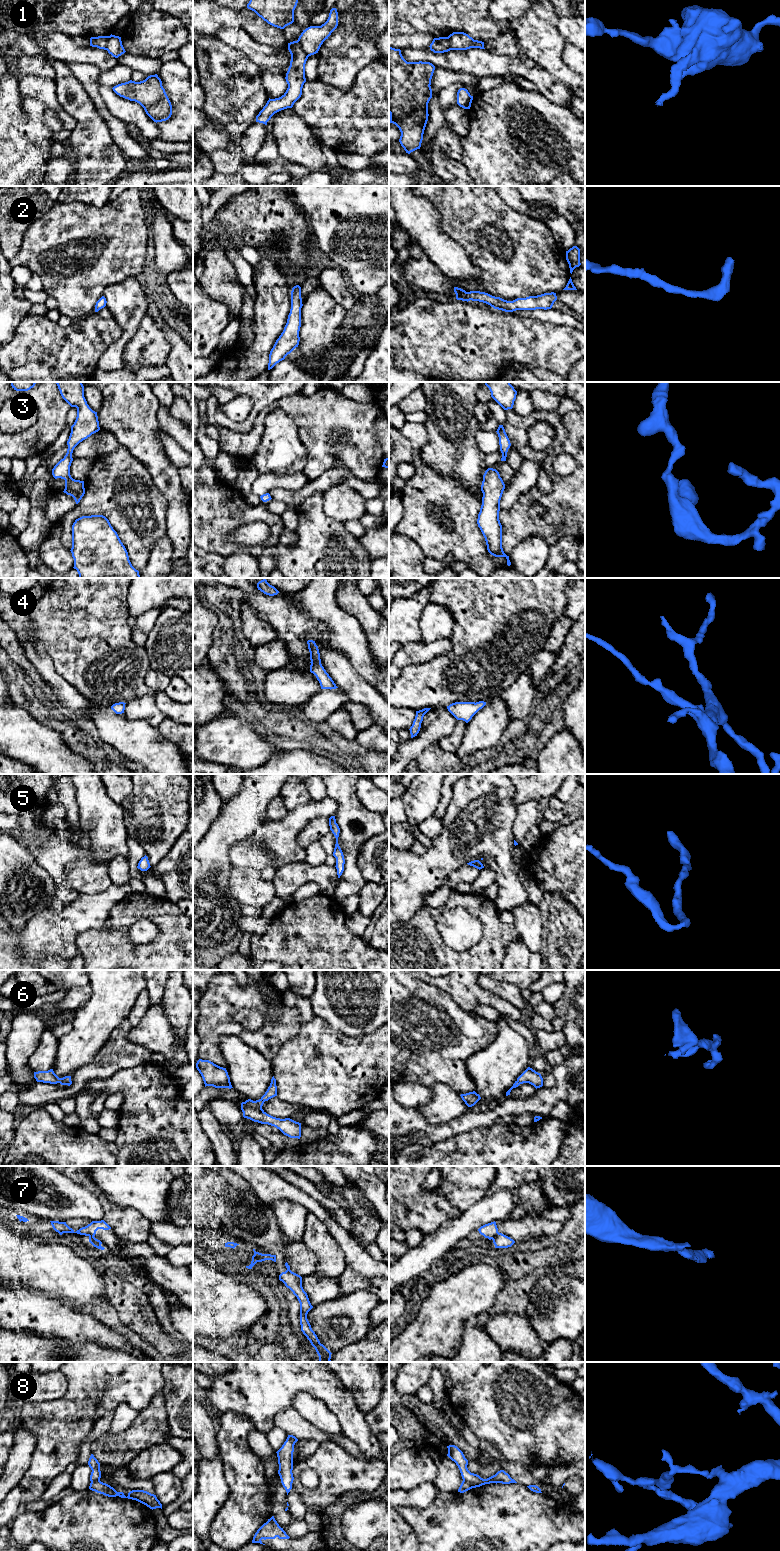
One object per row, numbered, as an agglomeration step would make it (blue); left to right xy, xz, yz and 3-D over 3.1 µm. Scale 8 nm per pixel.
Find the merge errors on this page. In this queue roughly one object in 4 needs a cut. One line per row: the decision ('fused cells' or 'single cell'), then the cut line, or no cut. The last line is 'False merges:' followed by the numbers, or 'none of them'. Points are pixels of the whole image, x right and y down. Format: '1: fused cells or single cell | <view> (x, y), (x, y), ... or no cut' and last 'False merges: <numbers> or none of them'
1: fused cells | xz (297, 40), (308, 56)
2: single cell | no cut
3: single cell | no cut
4: single cell | no cut
5: single cell | no cut
6: single cell | no cut
7: fused cells | yz (498, 1232), (492, 1239)
8: fused cells | yz (463, 1479), (472, 1487)
False merges: 1, 7, 8

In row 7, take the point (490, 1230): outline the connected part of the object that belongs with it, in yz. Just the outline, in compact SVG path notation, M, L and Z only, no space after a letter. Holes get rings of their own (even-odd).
M495 1221L481 1226L478 1231L489 1240L493 1239L499 1233Z

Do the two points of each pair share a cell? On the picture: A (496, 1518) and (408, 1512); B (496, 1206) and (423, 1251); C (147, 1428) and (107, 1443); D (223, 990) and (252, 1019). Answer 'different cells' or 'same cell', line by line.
A: same cell
B: same cell
C: same cell
D: different cells

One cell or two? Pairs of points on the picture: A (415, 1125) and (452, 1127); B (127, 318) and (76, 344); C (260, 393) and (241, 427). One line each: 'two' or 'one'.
A: one
B: two
C: one

